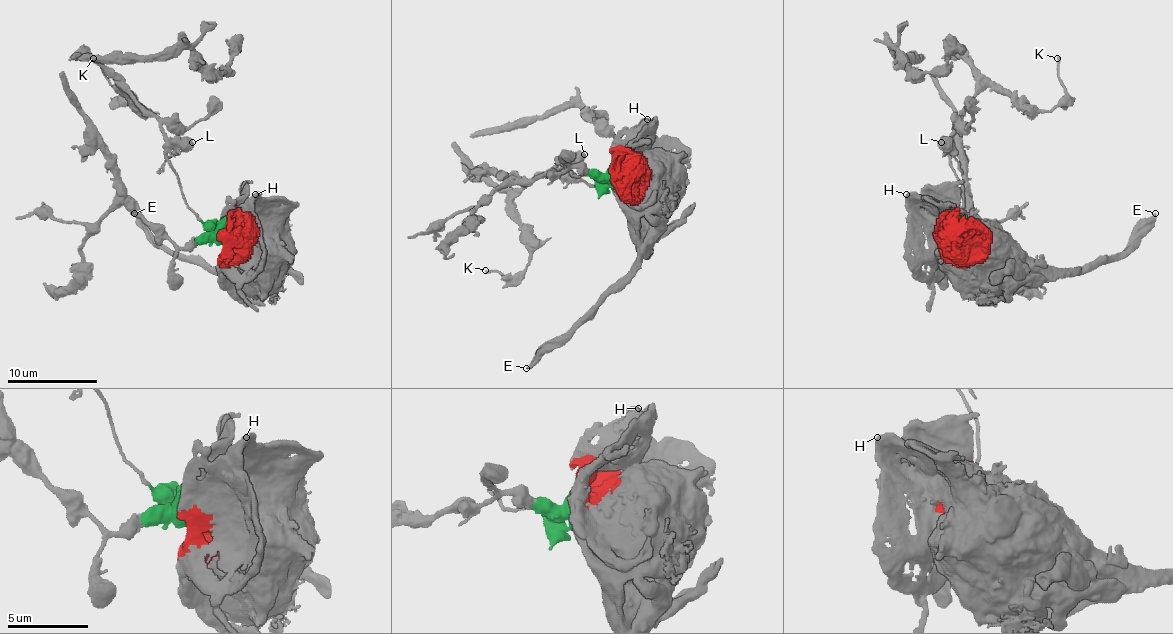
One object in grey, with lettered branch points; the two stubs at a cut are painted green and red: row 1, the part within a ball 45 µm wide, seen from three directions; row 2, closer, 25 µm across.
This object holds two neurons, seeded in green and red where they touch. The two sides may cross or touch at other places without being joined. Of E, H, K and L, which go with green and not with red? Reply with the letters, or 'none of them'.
K, L

